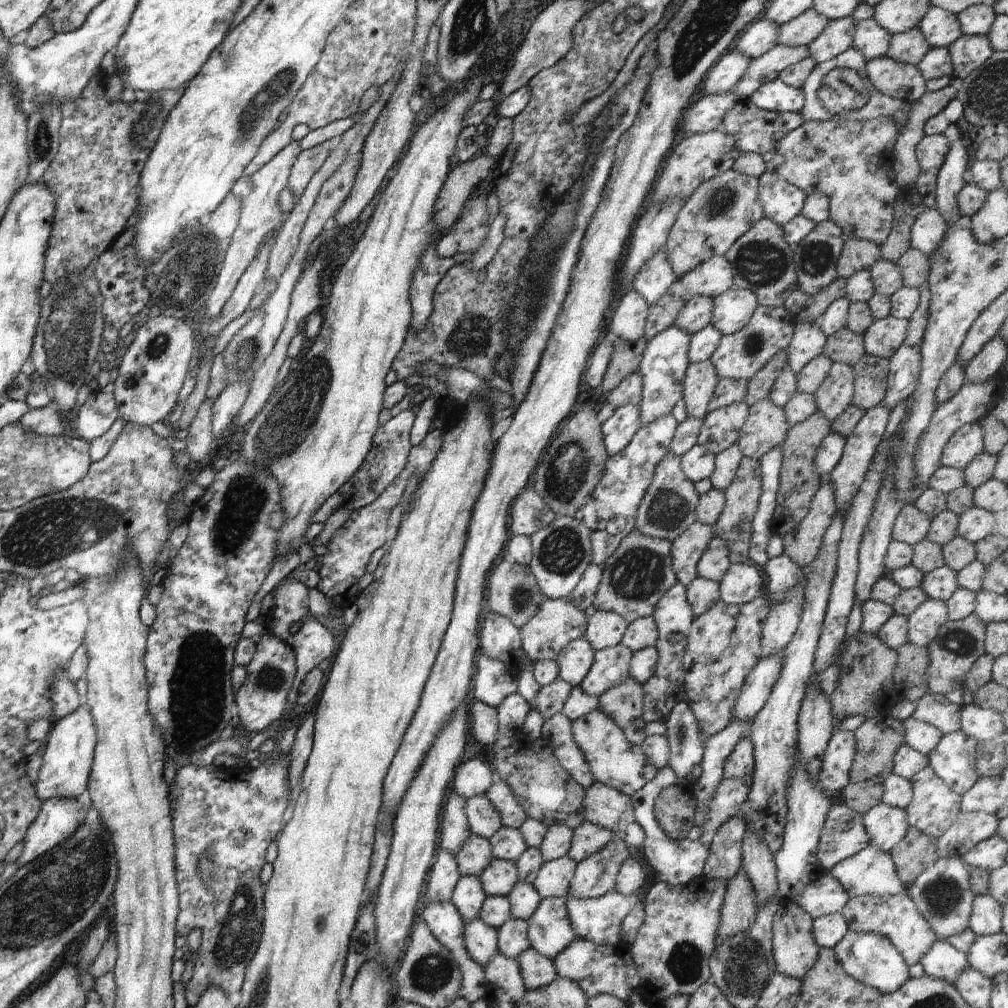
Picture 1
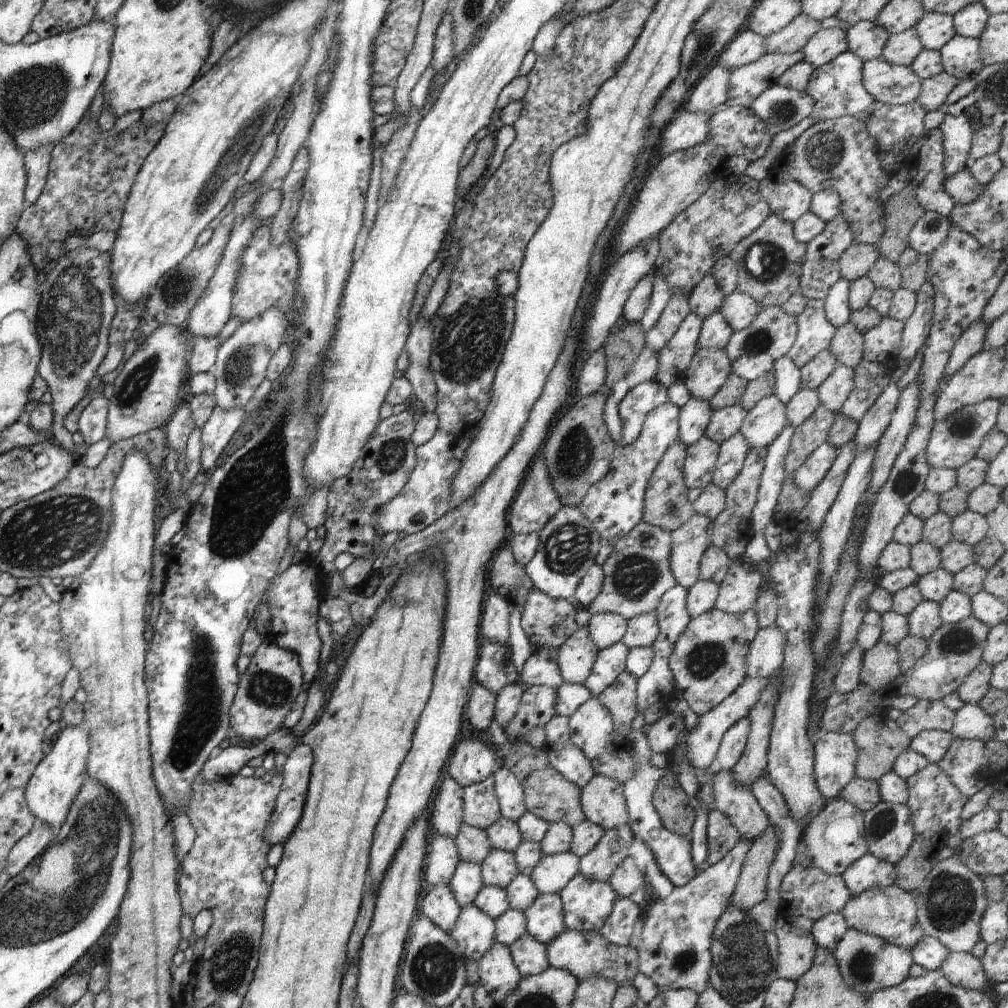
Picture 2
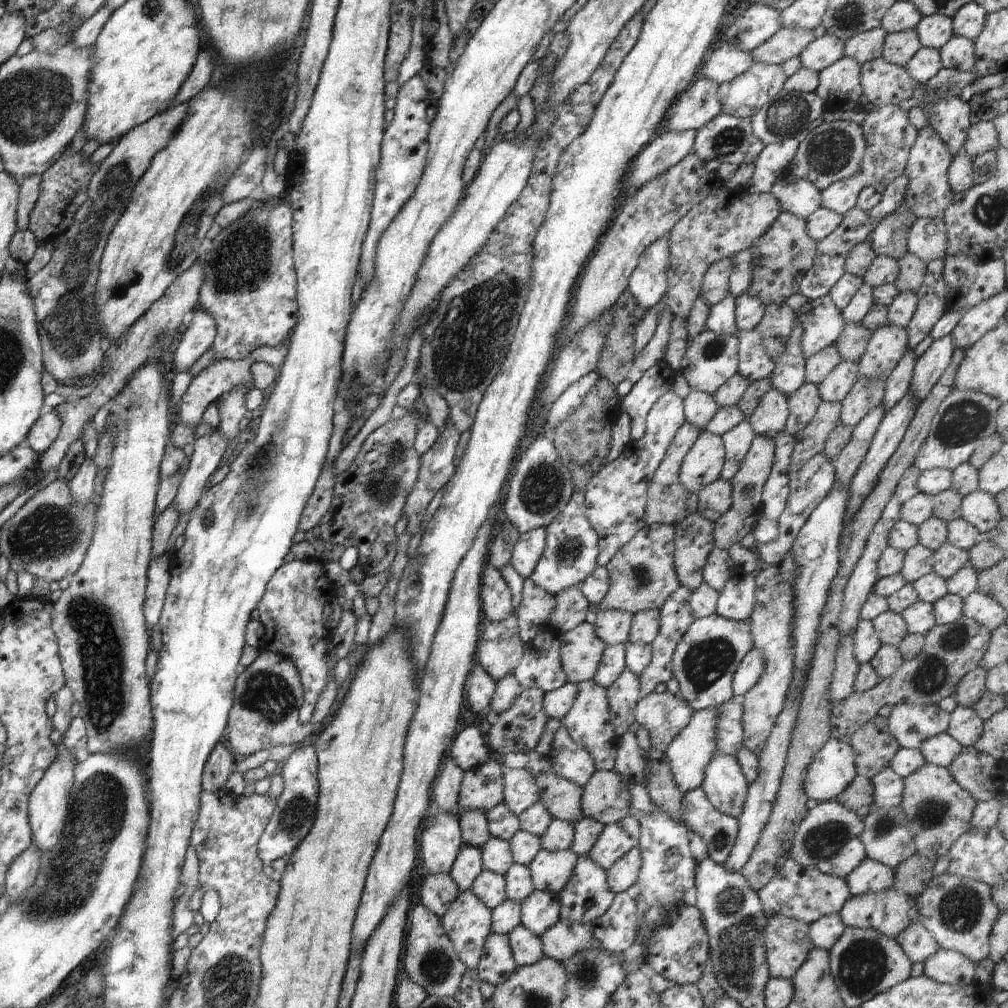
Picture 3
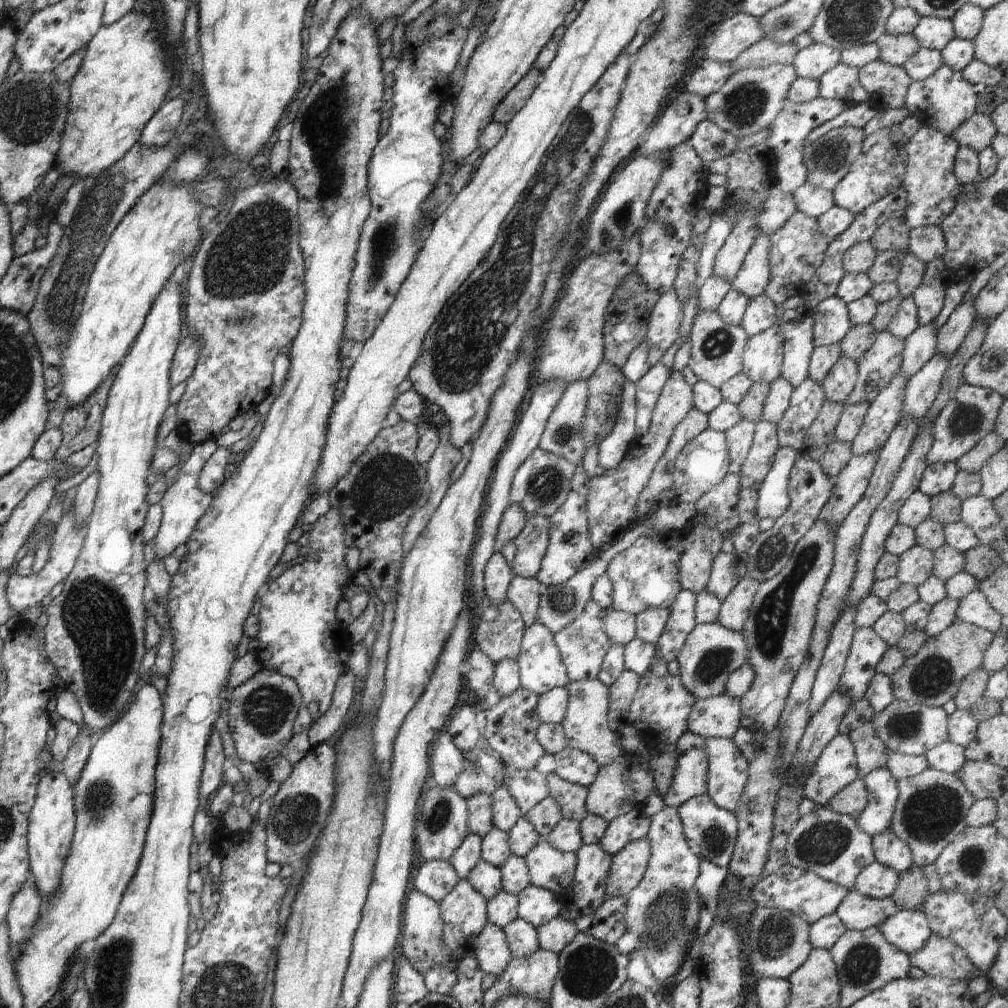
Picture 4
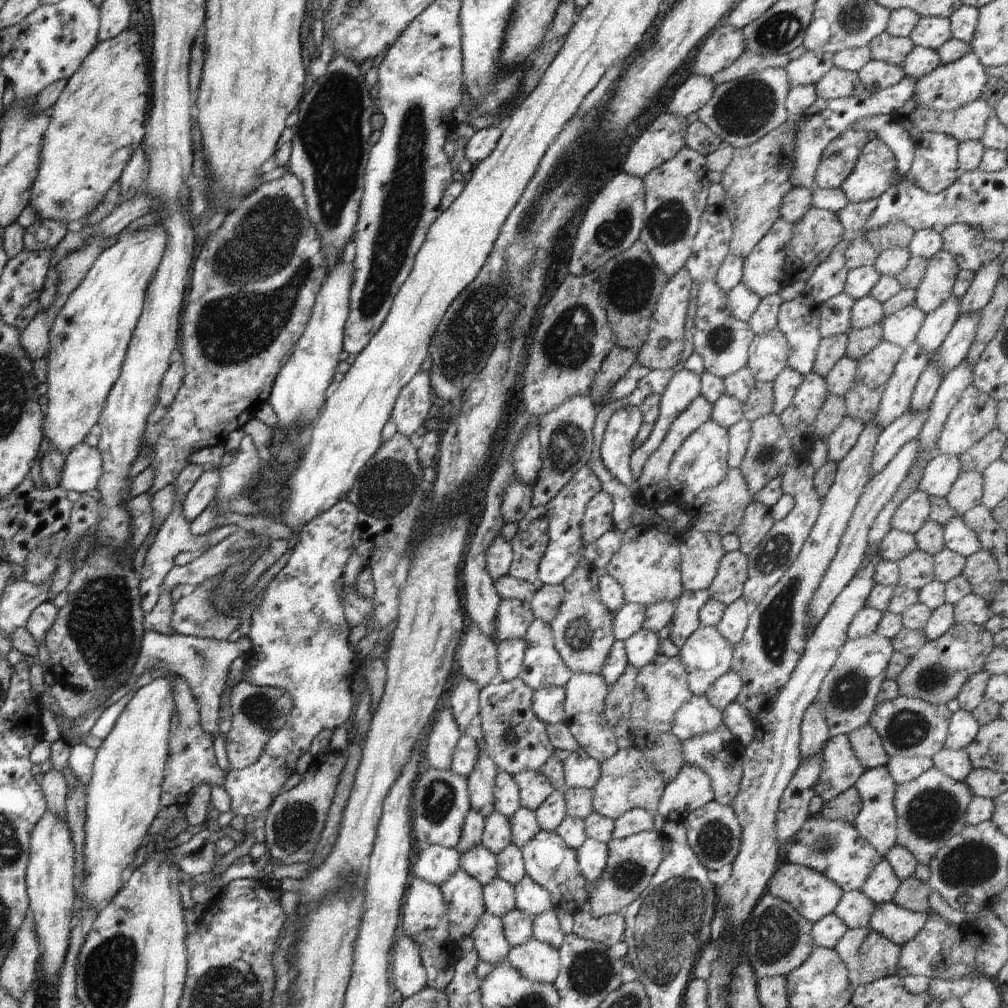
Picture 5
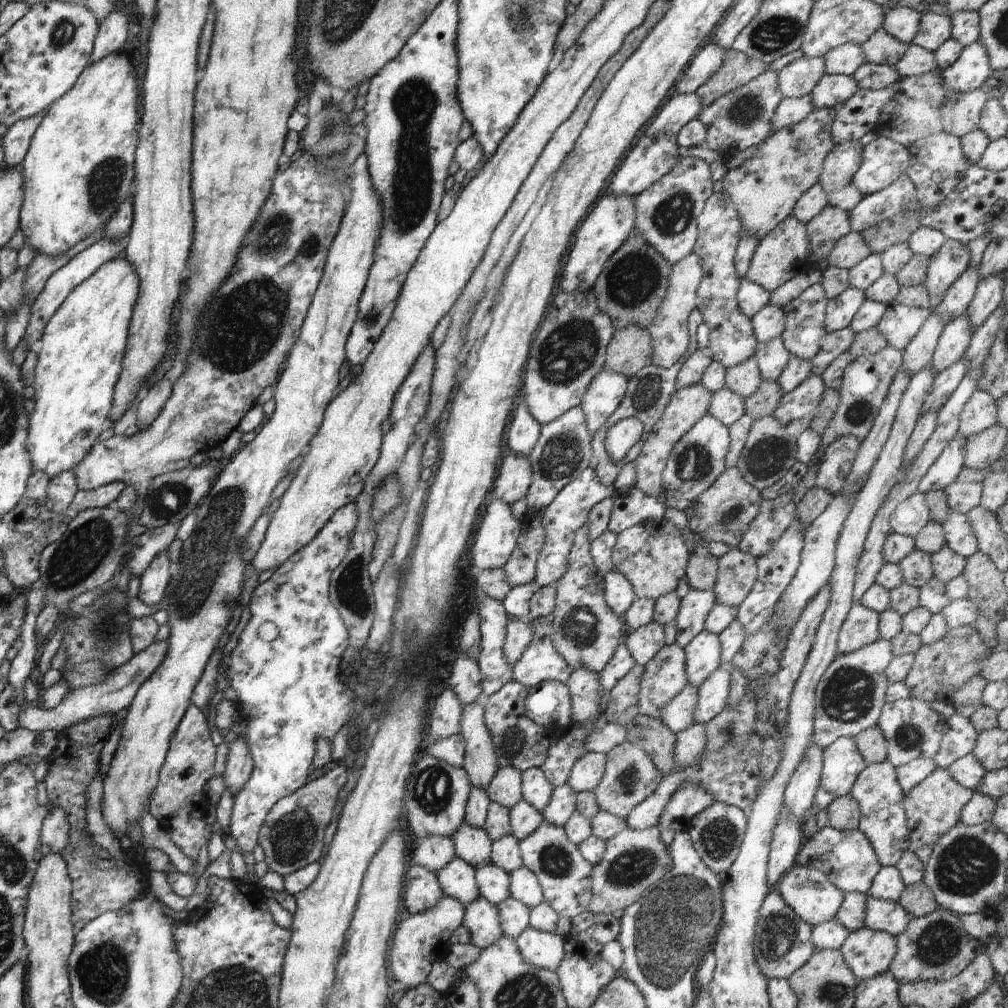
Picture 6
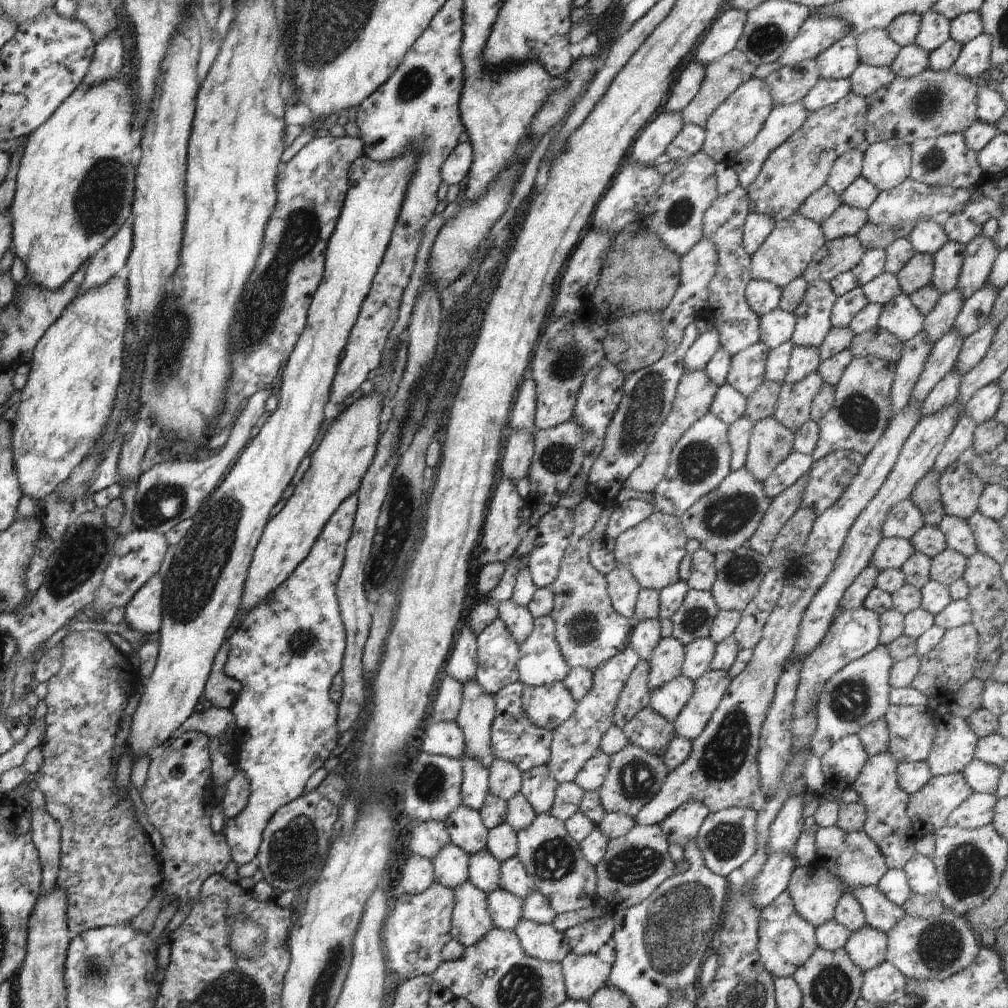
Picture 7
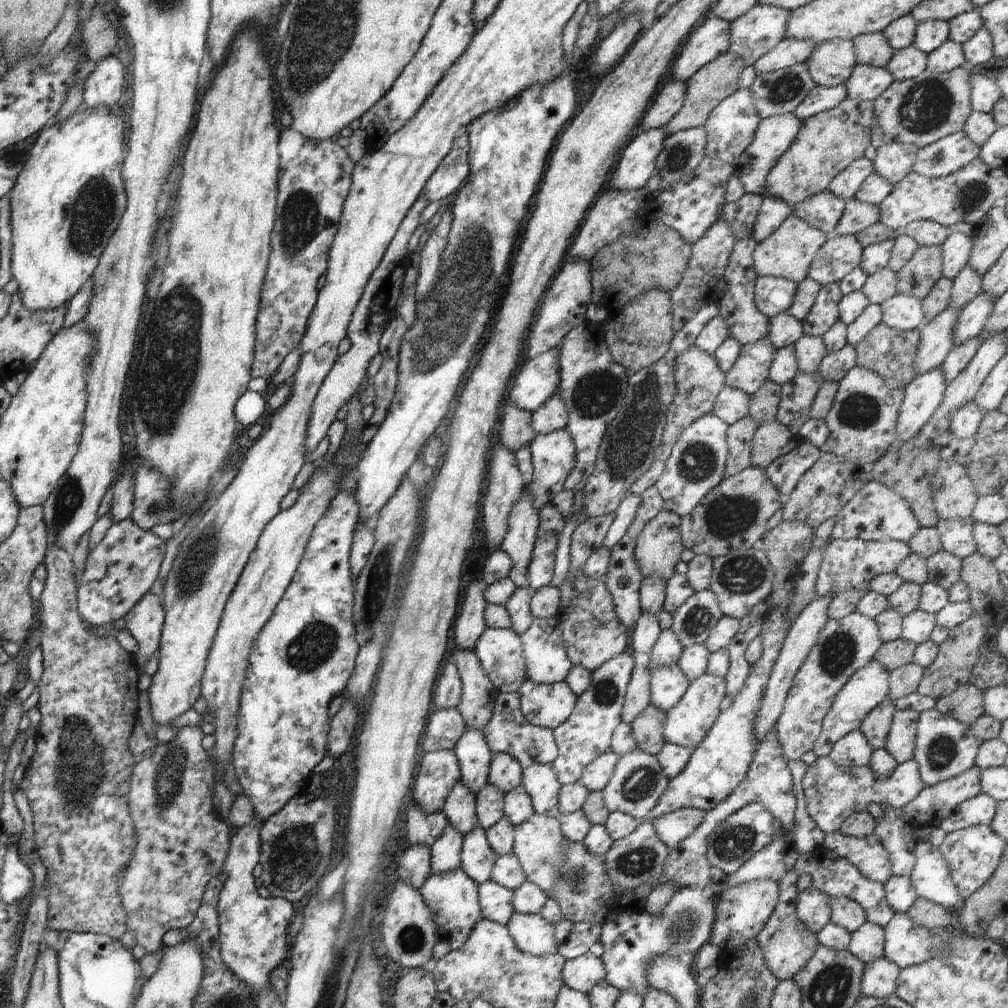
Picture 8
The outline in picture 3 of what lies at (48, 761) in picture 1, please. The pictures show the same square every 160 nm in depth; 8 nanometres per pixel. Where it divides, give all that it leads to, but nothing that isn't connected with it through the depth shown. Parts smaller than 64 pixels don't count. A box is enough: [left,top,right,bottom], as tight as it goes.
[27,747,76,852]

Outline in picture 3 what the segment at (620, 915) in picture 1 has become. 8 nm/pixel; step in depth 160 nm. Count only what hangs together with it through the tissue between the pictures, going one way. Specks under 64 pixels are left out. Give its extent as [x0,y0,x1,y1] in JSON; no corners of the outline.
[560,856,615,925]

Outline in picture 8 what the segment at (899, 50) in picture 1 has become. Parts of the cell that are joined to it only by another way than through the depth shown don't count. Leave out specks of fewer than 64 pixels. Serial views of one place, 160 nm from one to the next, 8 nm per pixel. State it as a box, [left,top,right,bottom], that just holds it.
[852,33,894,68]

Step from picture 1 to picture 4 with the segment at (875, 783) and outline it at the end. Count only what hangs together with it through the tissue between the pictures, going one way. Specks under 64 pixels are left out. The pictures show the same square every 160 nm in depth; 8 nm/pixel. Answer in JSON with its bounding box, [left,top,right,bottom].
[828,778,868,819]

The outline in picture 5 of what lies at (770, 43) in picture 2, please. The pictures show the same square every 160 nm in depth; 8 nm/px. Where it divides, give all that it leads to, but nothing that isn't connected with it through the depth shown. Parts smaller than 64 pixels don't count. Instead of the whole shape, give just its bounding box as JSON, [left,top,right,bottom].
[711,51,791,86]

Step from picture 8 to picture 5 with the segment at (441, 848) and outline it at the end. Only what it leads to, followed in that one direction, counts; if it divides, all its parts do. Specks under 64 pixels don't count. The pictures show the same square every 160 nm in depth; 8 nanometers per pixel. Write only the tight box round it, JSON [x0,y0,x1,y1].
[439,868,484,946]

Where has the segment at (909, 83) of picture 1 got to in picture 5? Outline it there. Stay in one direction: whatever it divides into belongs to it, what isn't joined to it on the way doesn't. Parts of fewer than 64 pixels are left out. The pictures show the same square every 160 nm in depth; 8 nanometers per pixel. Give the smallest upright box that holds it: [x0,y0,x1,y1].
[858,59,905,92]

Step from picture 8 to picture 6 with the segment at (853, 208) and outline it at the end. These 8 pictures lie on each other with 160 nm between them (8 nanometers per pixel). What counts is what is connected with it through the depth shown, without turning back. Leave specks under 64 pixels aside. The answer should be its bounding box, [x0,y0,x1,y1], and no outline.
[806,206,852,265]

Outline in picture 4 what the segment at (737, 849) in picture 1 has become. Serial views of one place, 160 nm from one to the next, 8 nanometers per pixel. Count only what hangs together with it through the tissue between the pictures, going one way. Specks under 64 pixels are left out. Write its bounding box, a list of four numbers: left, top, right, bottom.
[677,793,739,868]

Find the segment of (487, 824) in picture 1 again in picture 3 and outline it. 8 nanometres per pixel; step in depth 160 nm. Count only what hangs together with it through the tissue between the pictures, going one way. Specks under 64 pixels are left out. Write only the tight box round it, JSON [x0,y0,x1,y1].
[458,760,503,813]

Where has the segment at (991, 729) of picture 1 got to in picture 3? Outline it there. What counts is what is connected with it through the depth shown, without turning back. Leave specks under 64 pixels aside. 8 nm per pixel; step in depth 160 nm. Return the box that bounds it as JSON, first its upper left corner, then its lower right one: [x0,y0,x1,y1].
[947,705,983,747]

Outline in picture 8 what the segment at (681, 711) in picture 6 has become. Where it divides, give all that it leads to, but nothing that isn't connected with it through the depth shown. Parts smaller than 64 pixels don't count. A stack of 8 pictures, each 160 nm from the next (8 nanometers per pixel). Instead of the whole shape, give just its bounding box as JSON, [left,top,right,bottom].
[649,664,688,713]

